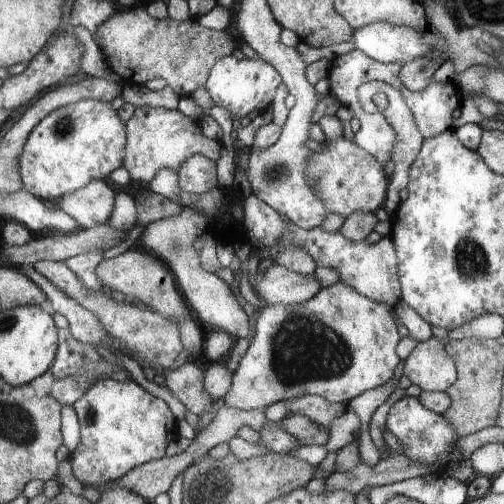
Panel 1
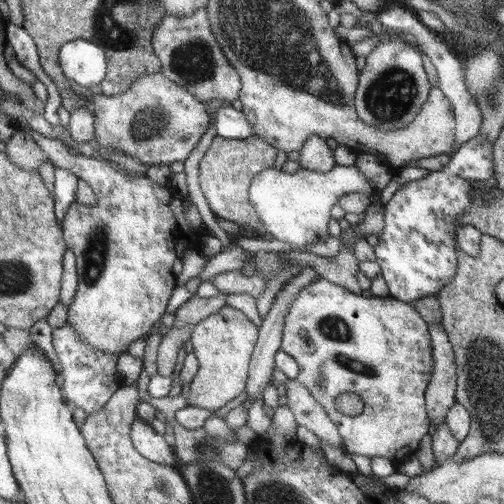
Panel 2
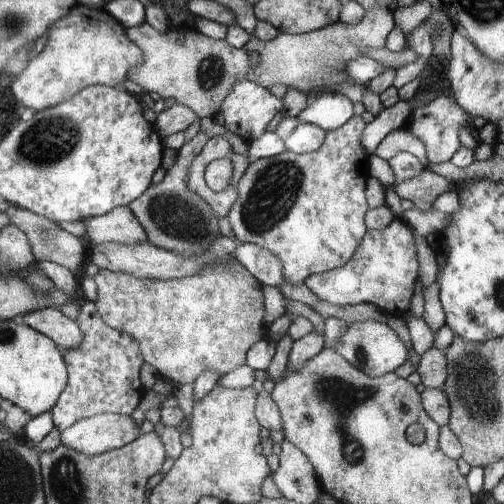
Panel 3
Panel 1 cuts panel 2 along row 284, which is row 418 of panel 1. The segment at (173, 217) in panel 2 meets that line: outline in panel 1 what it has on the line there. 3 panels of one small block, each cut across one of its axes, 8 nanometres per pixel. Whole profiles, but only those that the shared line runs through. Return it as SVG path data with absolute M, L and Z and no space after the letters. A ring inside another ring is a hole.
M133 380L95 382L71 408L79 420L81 442L67 460L71 464L73 476L83 486L105 486L119 480L137 466L143 466L151 460L161 460L165 456L167 444L179 438L175 428L177 418L169 410L169 404L149 394Z

